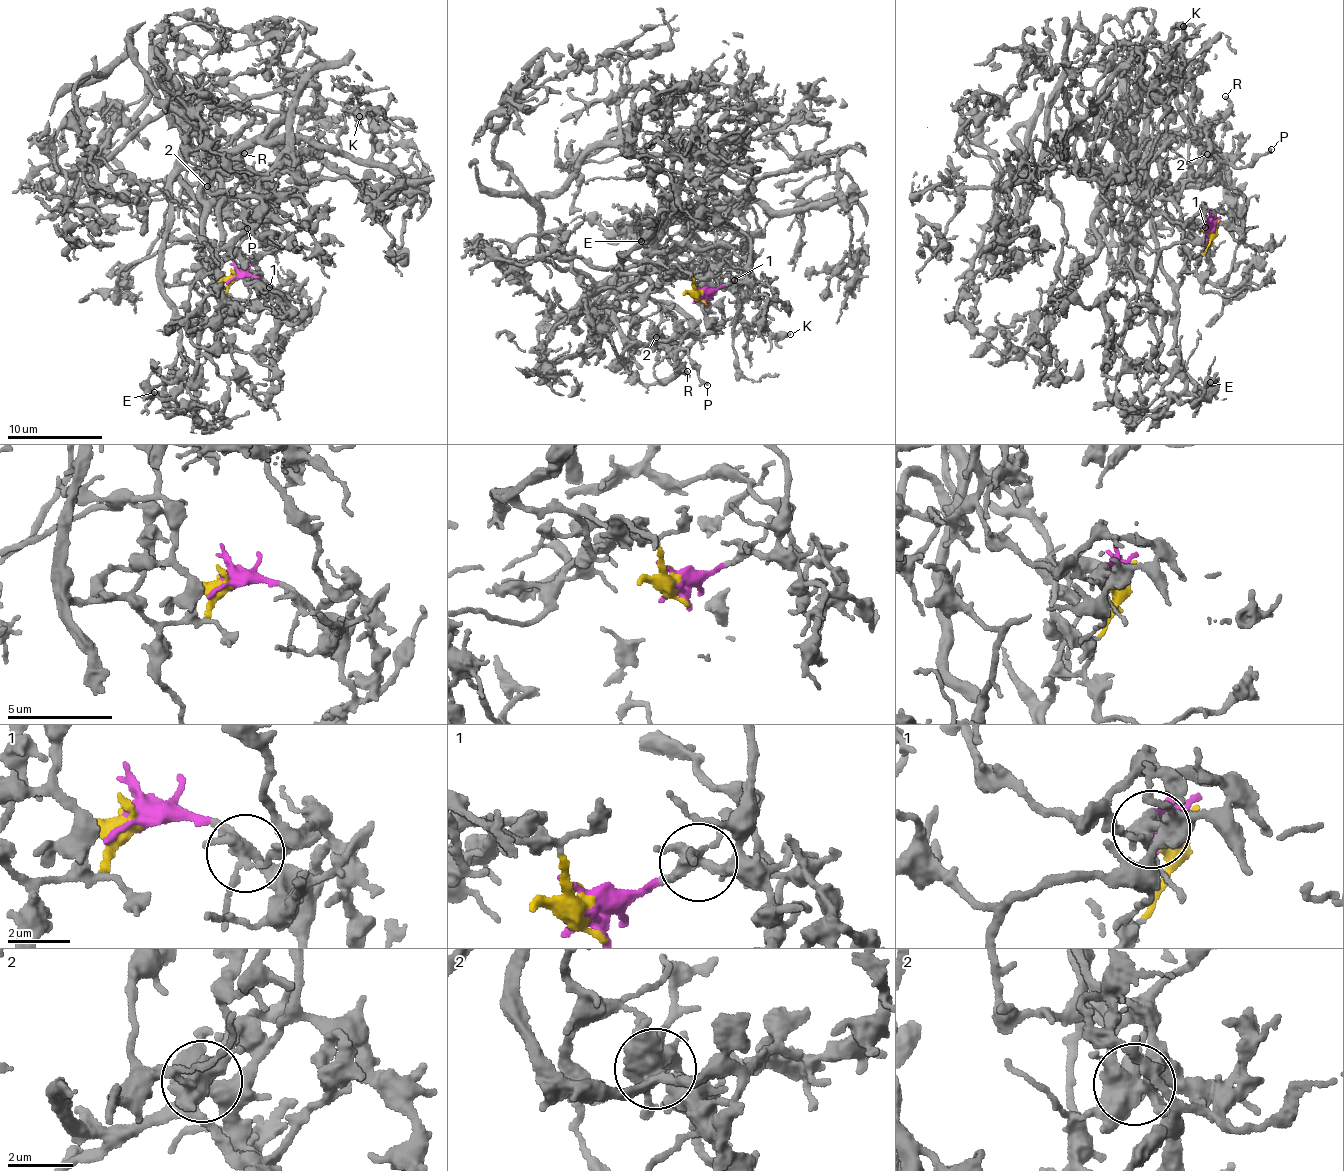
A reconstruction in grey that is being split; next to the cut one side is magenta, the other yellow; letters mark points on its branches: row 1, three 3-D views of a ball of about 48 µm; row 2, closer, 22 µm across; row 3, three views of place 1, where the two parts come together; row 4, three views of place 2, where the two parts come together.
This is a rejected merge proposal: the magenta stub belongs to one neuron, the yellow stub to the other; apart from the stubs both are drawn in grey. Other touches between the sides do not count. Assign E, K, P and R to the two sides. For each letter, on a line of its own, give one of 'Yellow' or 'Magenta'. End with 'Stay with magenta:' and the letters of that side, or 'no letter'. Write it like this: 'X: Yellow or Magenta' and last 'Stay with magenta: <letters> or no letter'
E: Yellow
K: Magenta
P: Yellow
R: Yellow
Stay with magenta: K

